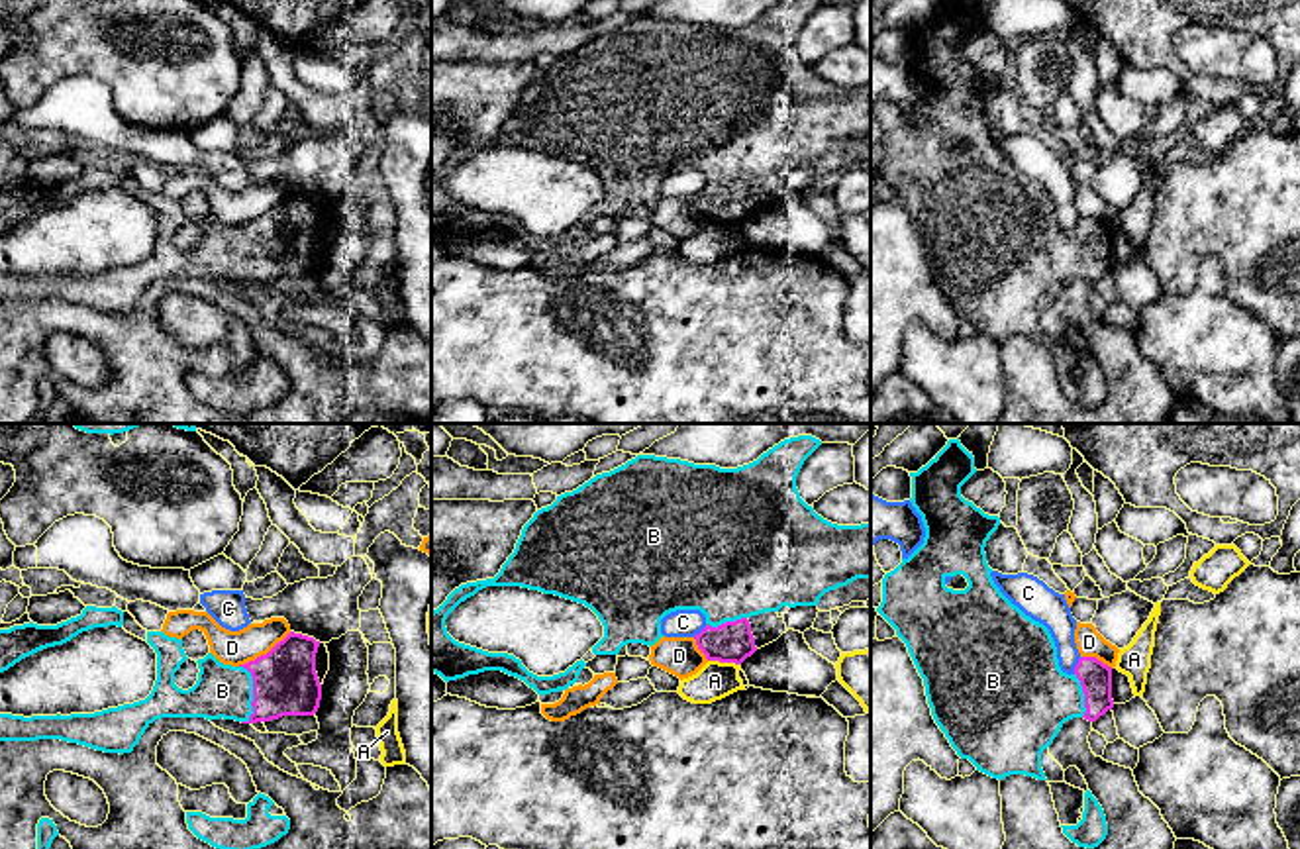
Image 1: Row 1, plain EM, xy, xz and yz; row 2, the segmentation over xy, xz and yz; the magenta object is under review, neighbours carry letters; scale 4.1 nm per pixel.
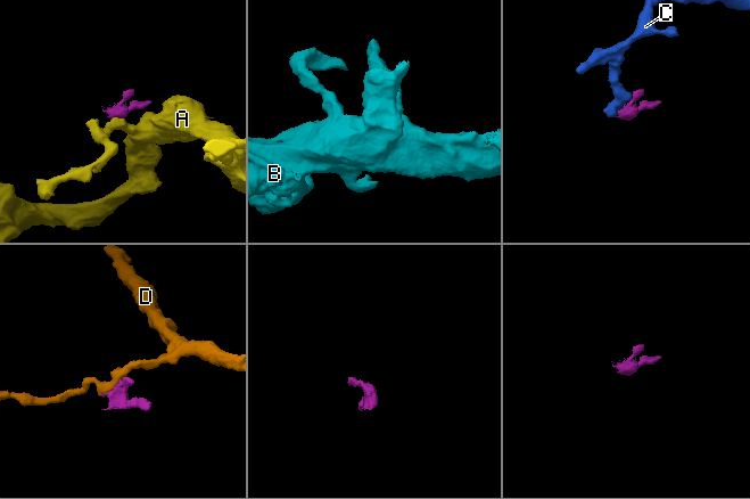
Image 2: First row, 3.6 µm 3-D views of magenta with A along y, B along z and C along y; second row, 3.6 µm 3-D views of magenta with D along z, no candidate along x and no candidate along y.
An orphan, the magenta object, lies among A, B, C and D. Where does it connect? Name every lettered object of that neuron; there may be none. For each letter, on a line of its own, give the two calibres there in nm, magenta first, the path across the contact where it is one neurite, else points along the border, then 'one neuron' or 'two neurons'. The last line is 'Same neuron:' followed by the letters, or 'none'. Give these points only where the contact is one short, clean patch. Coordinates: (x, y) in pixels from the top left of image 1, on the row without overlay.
A: 170 nm thick on the magenta side, 160 nm on the other; border along xz (708, 220), (738, 226); two neurons
B: 280 nm thick on the magenta side, 220 nm on the other; one neuron
C: 130 nm thick on the magenta side, 140 nm on the other; border along yz (1081, 218), (1073, 234); two neurons
D: 280 nm thick on the magenta side, 140 nm on the other; border along xy (291, 193), (265, 214), (238, 226); two neurons
Same neuron: B

